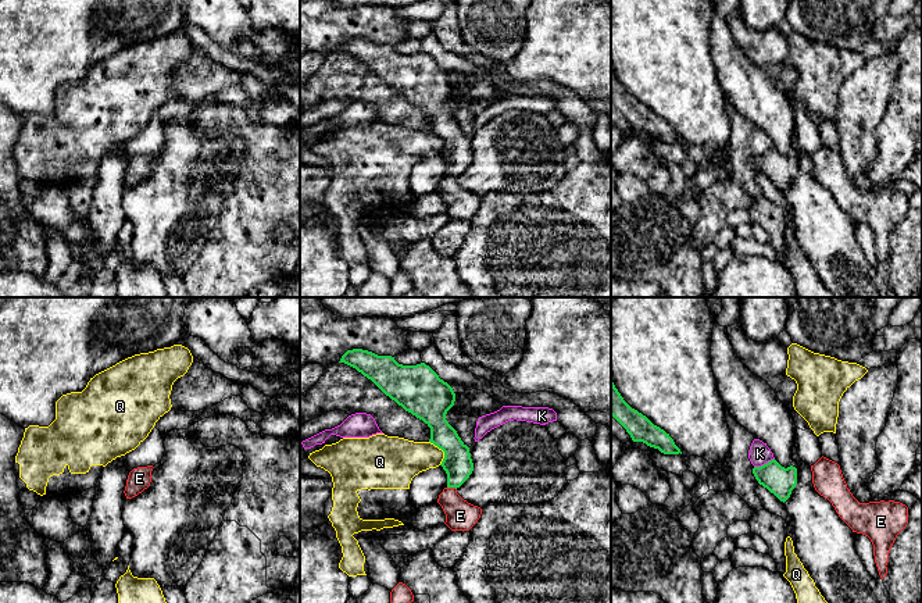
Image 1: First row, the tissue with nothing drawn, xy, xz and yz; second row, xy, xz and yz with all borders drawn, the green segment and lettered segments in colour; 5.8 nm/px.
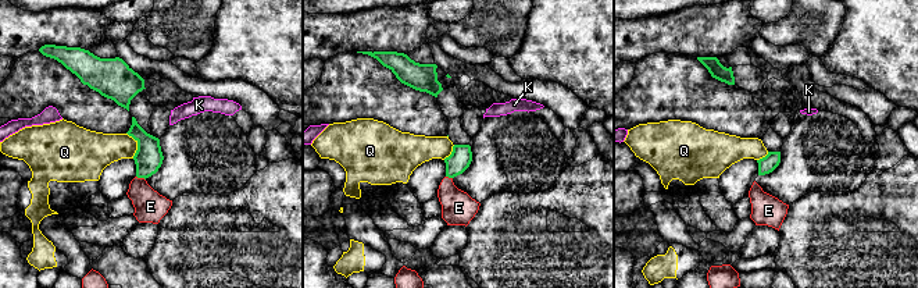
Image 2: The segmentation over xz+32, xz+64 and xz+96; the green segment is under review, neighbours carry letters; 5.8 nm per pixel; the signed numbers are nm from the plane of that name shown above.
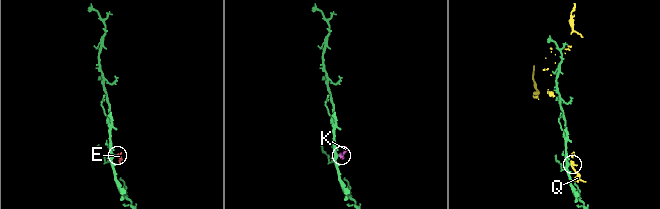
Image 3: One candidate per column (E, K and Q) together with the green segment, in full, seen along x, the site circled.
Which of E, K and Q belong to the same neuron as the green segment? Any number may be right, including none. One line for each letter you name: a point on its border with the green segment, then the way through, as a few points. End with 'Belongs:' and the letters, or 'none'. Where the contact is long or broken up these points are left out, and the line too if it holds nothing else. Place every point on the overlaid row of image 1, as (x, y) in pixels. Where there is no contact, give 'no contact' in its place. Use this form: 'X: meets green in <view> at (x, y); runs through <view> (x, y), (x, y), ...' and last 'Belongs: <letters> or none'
E: meets green in xz at (451, 486); runs through xz (457, 463), (457, 475), (451, 486), (451, 503), (460, 516)
Belongs: E

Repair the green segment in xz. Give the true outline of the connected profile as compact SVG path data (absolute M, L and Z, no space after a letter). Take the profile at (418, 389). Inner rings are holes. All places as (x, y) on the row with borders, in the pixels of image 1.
M362 349L347 350L339 363L355 368L430 428L429 442L444 452L440 465L447 474L447 486L437 499L446 514L444 524L451 531L469 531L480 518L482 509L457 493L472 474L473 463L469 447L446 420L455 402L453 388L425 363L403 365L392 356L378 356Z

